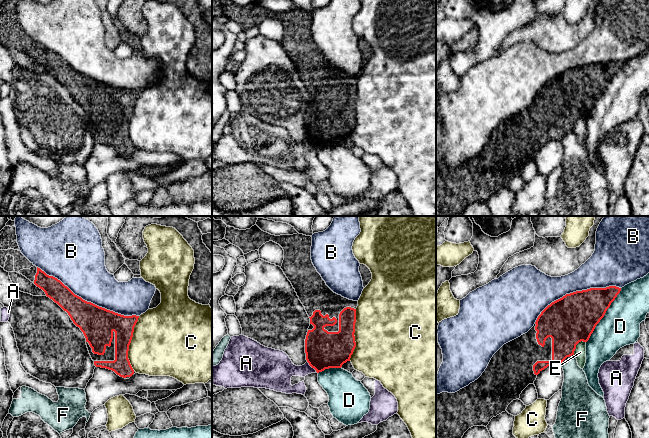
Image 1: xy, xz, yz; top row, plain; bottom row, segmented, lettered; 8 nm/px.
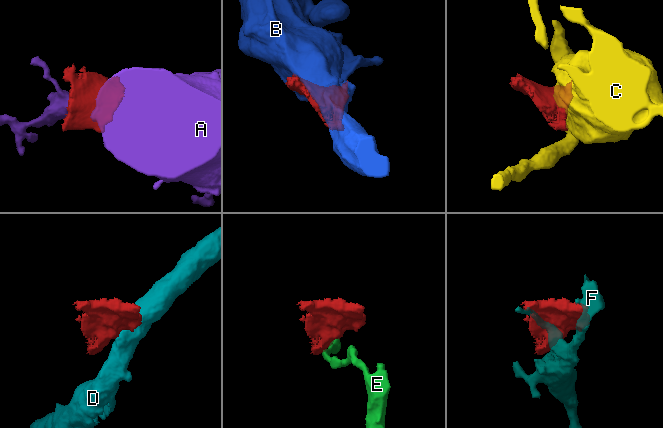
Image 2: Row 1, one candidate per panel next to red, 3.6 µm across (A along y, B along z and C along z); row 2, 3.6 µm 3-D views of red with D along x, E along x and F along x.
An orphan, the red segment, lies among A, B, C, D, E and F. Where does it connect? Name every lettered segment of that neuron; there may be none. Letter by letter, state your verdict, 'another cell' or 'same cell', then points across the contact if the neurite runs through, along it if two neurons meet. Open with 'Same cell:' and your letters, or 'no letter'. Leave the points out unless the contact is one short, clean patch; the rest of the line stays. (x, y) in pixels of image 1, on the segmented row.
Same cell: no letter
A: another cell; border xz (307, 361), (317, 372)
B: another cell
C: another cell
D: another cell
E: another cell; border yz (585, 341), (580, 341), (576, 345), (573, 354)
F: another cell; border yz (573, 354), (568, 356), (561, 364)

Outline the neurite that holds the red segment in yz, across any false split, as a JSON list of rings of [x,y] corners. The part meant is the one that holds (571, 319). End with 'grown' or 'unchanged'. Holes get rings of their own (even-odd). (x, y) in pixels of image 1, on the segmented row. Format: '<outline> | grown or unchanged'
[[[590,288],[566,294],[548,305],[538,316],[534,326],[520,337],[504,344],[491,358],[482,375],[468,386],[455,393],[442,392],[436,394],[436,438],[462,438],[464,433],[473,426],[485,426],[493,417],[505,412],[508,405],[520,398],[522,391],[533,384],[537,375],[552,364],[562,364],[572,355],[576,345],[587,342],[596,325],[604,317],[607,309],[620,293],[621,288]]] | grown

